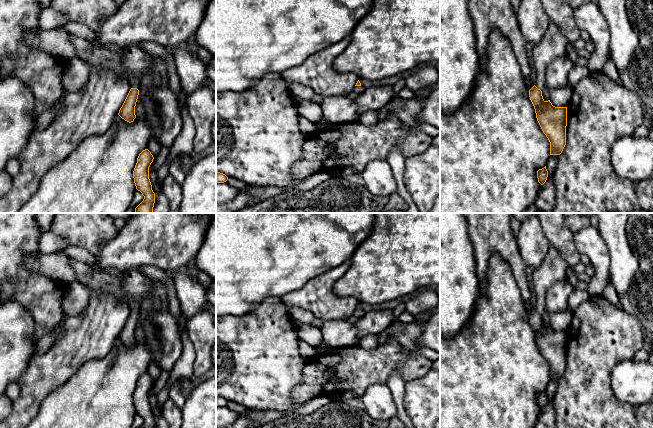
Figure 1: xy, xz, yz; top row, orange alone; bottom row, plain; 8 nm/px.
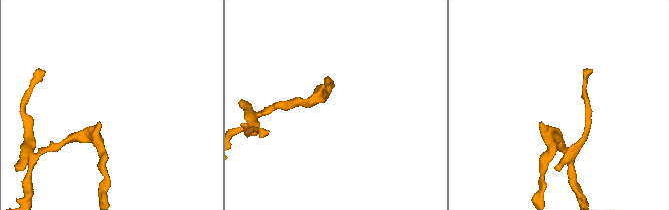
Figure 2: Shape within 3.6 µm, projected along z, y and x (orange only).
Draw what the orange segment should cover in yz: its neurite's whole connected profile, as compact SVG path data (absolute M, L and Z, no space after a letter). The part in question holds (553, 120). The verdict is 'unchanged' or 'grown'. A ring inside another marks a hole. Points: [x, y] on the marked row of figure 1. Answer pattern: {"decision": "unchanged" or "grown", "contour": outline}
{"decision": "grown", "contour": "M550 22L541 42L533 48L533 65L536 71L534 86L529 97L534 106L537 121L550 142L550 155L560 155L566 145L567 107L555 107L545 101L542 90L546 86L545 73L556 58L567 55L567 40L555 23Z"}

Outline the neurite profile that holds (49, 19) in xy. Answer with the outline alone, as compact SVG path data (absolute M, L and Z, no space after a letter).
M52 7L42 8L39 16L39 24L41 29L53 30L60 28L68 22L67 18L54 10Z

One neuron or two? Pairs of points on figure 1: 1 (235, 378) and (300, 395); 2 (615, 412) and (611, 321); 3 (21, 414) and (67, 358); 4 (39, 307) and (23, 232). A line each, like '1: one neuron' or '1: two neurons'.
1: two neurons
2: one neuron
3: one neuron
4: one neuron

